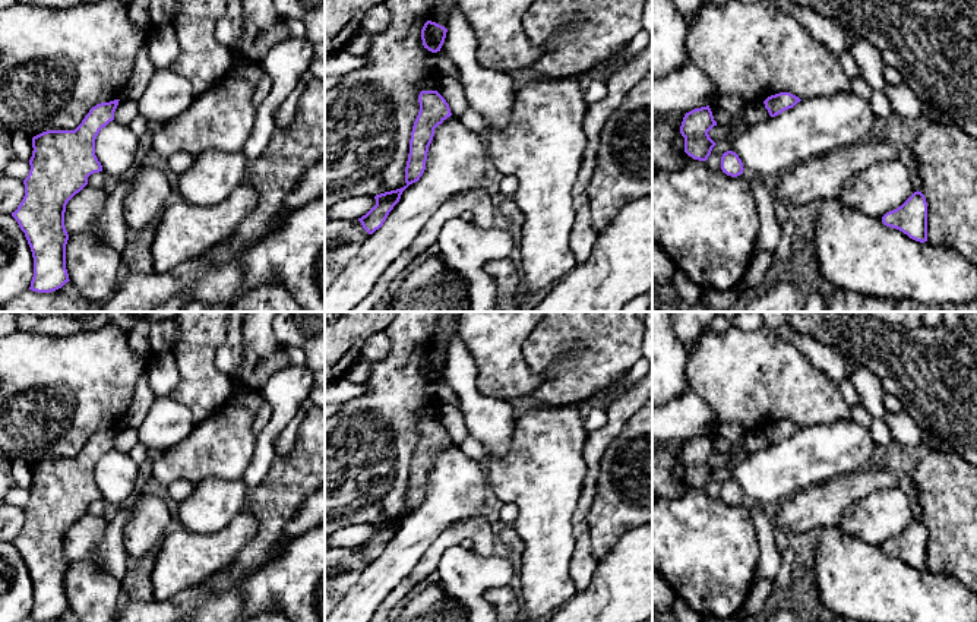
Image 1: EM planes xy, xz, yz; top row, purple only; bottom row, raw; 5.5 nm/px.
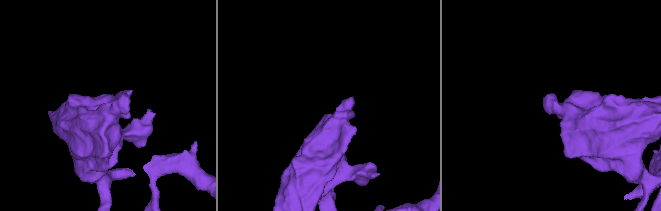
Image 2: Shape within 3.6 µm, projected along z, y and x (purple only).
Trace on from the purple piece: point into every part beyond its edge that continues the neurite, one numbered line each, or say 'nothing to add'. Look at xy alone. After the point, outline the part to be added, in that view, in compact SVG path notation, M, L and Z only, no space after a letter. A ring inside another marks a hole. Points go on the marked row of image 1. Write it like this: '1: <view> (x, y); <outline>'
nothing to add

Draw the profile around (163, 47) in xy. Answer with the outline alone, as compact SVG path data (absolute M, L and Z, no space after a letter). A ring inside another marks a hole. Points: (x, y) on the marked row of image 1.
M152 28L146 48L156 70L168 69L178 54L176 32L170 28Z

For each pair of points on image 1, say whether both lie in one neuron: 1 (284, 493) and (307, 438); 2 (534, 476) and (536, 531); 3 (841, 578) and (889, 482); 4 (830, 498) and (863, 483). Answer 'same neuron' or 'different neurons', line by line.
1: same neuron
2: same neuron
3: different neurons
4: same neuron

